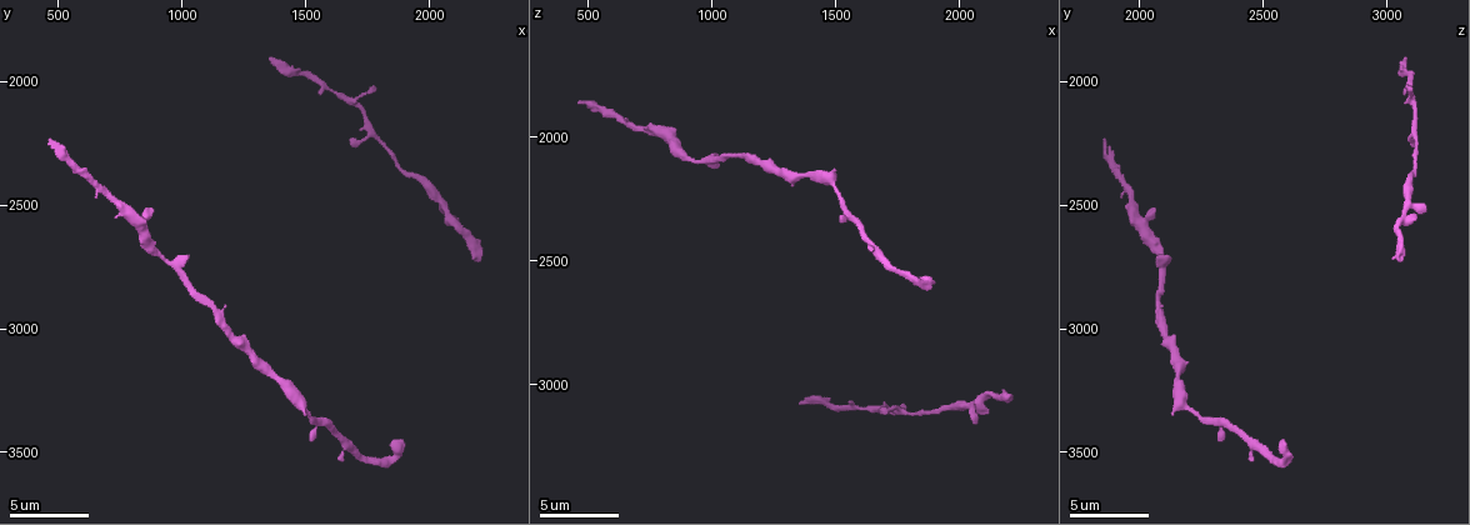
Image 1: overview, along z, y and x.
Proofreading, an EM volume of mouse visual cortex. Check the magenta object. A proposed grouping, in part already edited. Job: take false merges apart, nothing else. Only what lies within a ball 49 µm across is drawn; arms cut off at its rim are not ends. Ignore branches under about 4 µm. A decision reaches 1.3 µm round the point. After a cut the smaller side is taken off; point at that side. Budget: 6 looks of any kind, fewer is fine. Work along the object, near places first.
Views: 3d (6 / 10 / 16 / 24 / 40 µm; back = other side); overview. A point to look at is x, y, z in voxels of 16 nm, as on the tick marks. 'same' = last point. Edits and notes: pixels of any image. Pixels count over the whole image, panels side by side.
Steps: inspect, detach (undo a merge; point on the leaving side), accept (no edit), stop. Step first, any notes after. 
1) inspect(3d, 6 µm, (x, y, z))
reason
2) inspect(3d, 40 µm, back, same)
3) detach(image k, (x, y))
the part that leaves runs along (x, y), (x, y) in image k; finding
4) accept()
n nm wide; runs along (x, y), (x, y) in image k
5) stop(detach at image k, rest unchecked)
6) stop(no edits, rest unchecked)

inspect(3d, 16 µm, (1160, 2980, 2080))
calibre changes

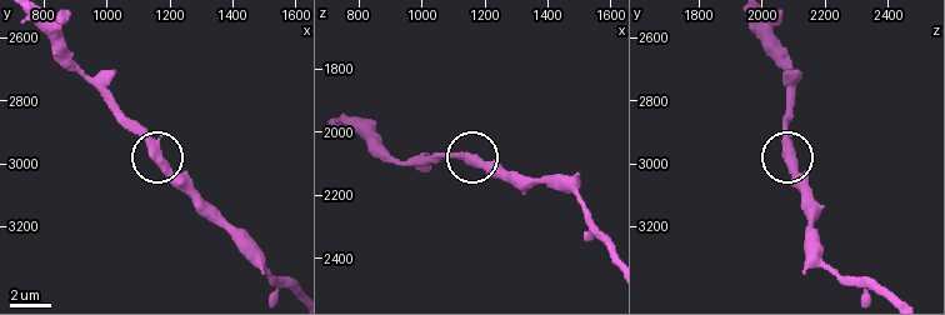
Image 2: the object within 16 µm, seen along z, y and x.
accept()
runs along (606, 239), (566, 191), (495, 176), (469, 158), (436, 158) in image 2; all the same neuron

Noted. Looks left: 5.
inspect(3d, 10 µm, (930, 2710, 2090))
a narrow waist

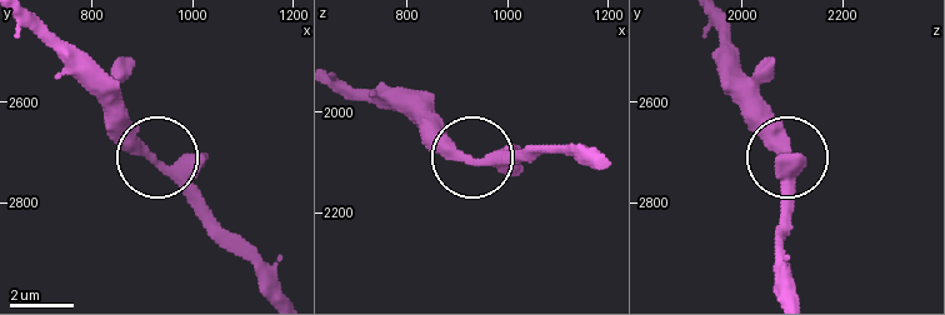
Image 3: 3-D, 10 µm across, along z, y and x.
accept()
330 nm wide; runs along (606, 161), (560, 153), (473, 159), (410, 99) in image 3; continuous, no second neuron

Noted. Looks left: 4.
inspect(3d, 10 µm, (1500, 3340, 2230))
narrows sharply

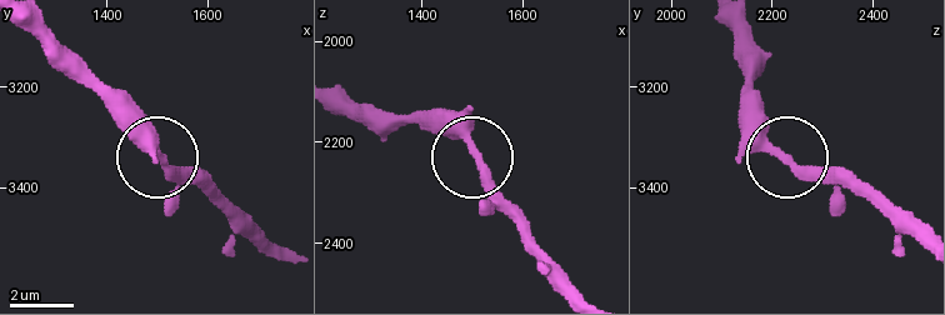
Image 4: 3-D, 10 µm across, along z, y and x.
inspect(3d, 6 µm, (1510, 3335, 2220))
zoom in

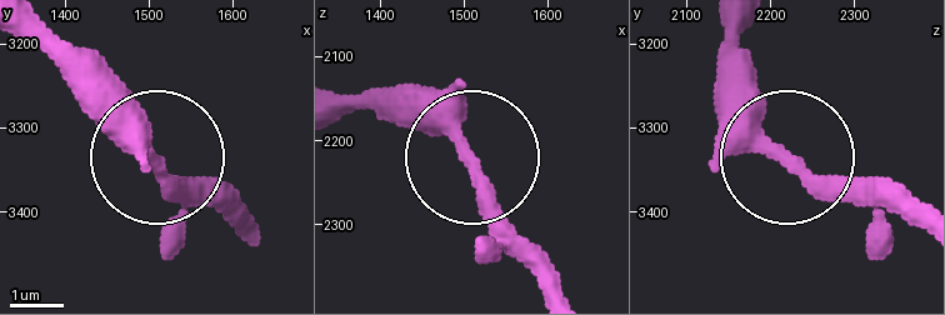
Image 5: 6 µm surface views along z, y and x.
accept()
runs along (253, 226), (199, 199), (78, 79) in image 5; one neuron here

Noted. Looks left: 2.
stop(no edits, rest unchecked)

